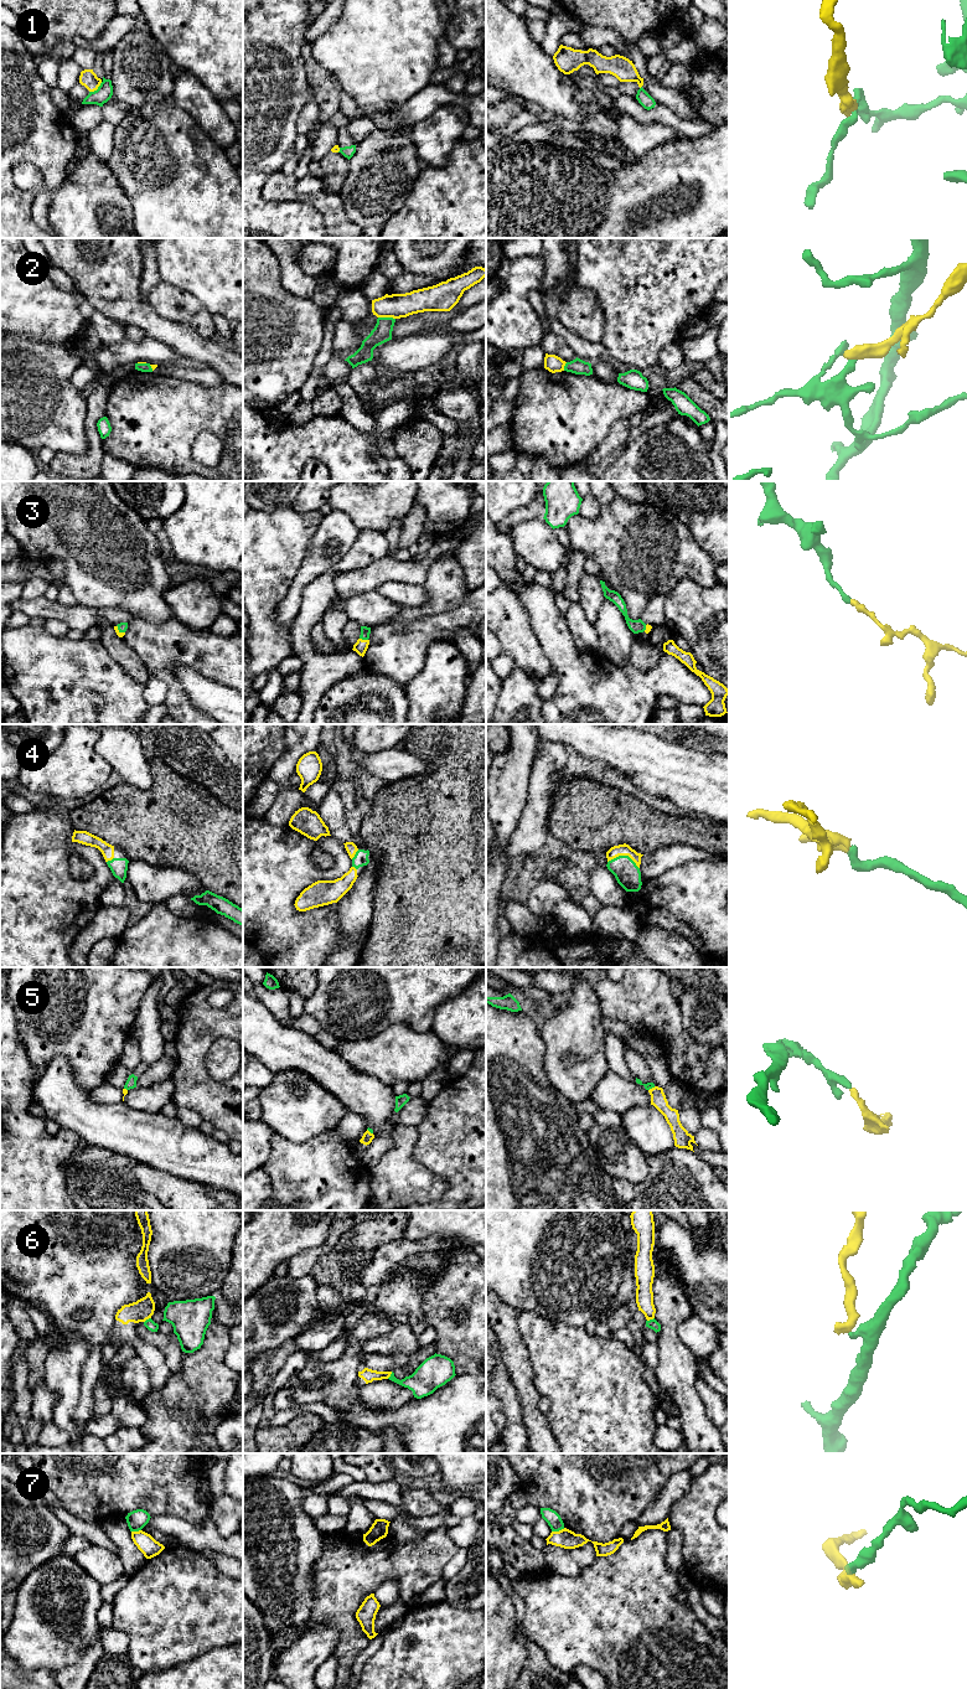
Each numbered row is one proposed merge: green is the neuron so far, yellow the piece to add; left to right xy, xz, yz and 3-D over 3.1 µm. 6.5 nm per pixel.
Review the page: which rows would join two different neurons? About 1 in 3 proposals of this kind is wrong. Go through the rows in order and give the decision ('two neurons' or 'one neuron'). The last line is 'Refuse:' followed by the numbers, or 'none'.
1: two neurons
2: two neurons
3: one neuron
4: one neuron
5: one neuron
6: two neurons
7: two neurons
Refuse: 1, 2, 6, 7

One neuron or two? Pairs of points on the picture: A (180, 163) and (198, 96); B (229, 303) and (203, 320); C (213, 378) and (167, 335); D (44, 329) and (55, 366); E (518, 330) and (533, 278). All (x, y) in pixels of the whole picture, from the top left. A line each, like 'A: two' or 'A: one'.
A: two
B: two
C: two
D: two
E: one

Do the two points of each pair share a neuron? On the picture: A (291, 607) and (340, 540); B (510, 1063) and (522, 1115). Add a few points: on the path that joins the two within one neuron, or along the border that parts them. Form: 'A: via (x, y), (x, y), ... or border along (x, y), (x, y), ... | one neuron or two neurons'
A: via (295, 590), (304, 576), (324, 556) | one neuron
B: via (510, 1075), (510, 1103) | one neuron

